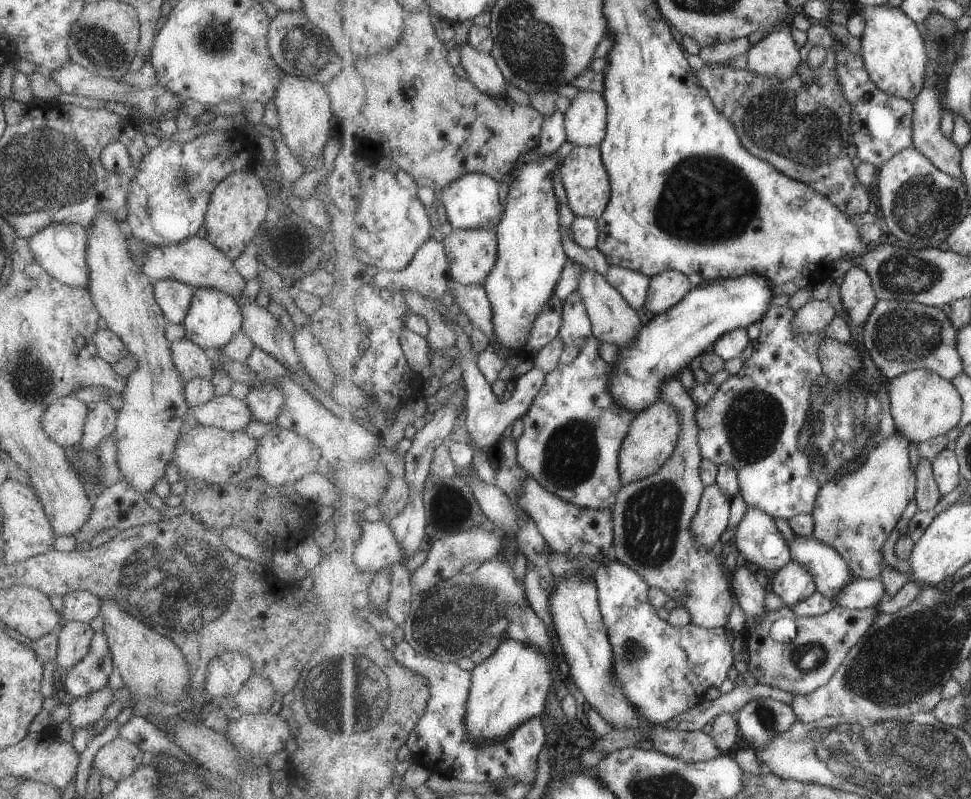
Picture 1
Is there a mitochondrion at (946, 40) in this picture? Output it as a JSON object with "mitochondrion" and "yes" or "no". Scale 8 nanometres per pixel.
{"mitochondrion":"yes"}

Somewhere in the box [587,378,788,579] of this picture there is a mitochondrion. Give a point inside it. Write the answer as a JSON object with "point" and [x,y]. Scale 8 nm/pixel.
{"point":[650,522]}

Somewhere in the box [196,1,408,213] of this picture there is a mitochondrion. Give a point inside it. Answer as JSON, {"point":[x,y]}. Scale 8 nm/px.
{"point":[300,51]}

